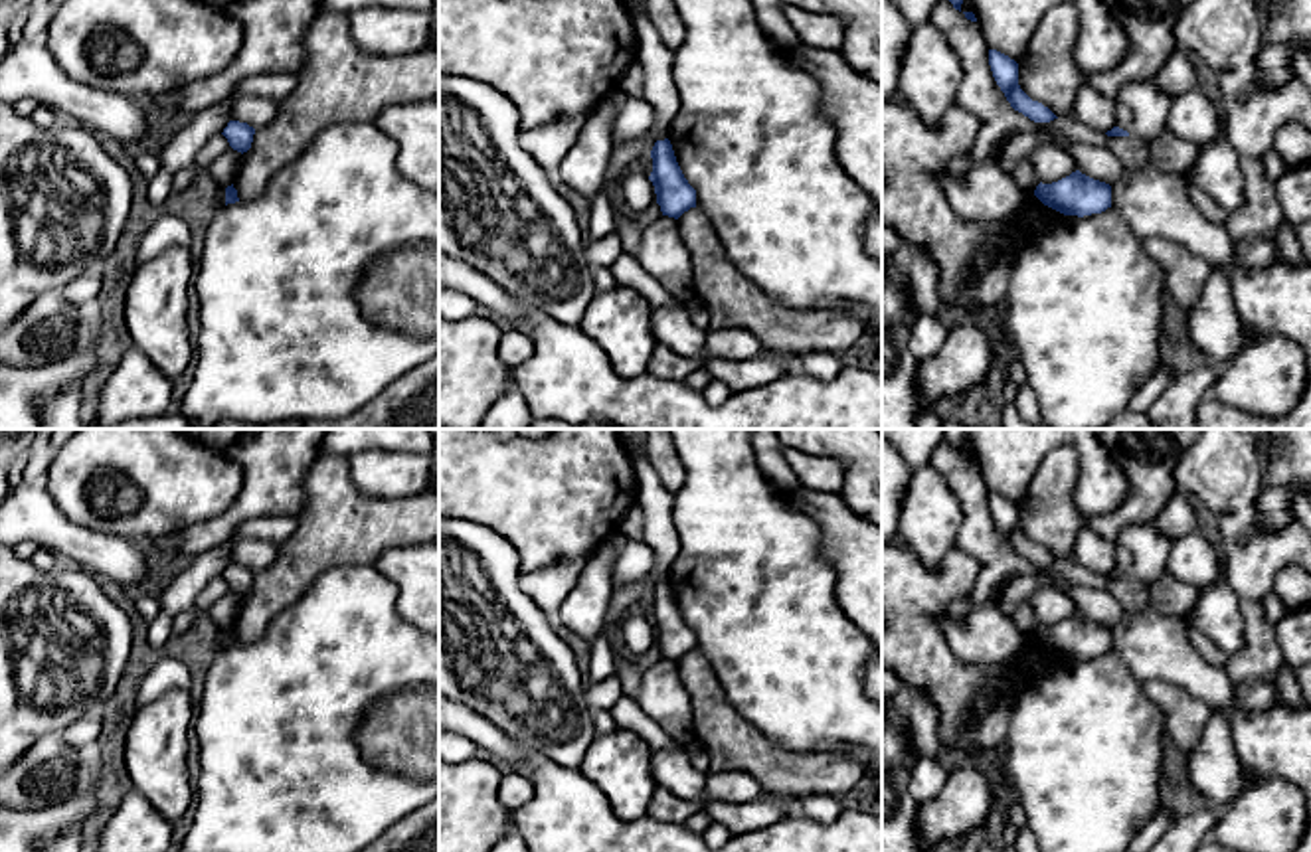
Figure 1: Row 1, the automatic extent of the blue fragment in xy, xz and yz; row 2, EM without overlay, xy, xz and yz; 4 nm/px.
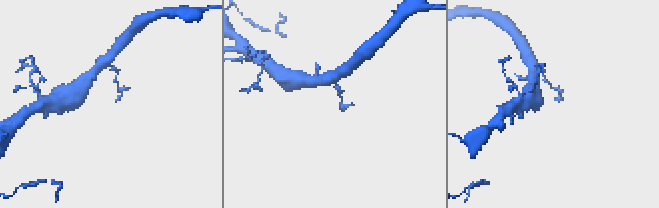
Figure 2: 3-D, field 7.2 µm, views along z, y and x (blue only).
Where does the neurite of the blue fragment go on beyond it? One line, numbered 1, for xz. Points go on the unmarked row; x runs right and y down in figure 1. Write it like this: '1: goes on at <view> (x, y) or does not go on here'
1: does not go on here

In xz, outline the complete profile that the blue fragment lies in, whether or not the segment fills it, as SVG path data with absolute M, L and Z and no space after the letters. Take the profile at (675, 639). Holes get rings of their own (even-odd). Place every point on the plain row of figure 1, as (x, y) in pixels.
M668 581L655 585L651 601L649 623L655 629L656 646L662 658L678 662L684 654L696 650L696 633L684 621Z

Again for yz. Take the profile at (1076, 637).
M1080 613L1052 627L1040 625L1034 639L1064 658L1084 660L1111 650L1111 629Z

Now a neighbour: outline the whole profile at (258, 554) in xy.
M239 540L229 557L233 563L247 565L253 571L263 571L277 561L279 546L265 540Z

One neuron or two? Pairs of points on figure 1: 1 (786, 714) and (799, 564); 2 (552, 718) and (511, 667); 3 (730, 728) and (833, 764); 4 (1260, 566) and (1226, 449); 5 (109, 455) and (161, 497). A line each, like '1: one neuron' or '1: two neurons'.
1: one neuron
2: one neuron
3: one neuron
4: two neurons
5: one neuron

